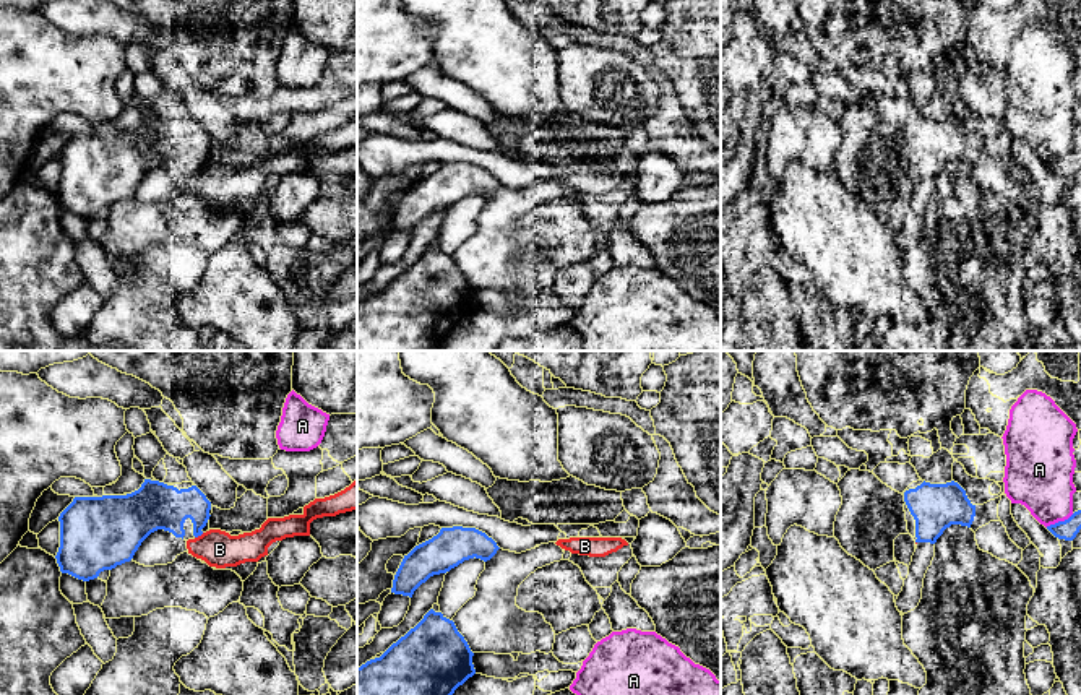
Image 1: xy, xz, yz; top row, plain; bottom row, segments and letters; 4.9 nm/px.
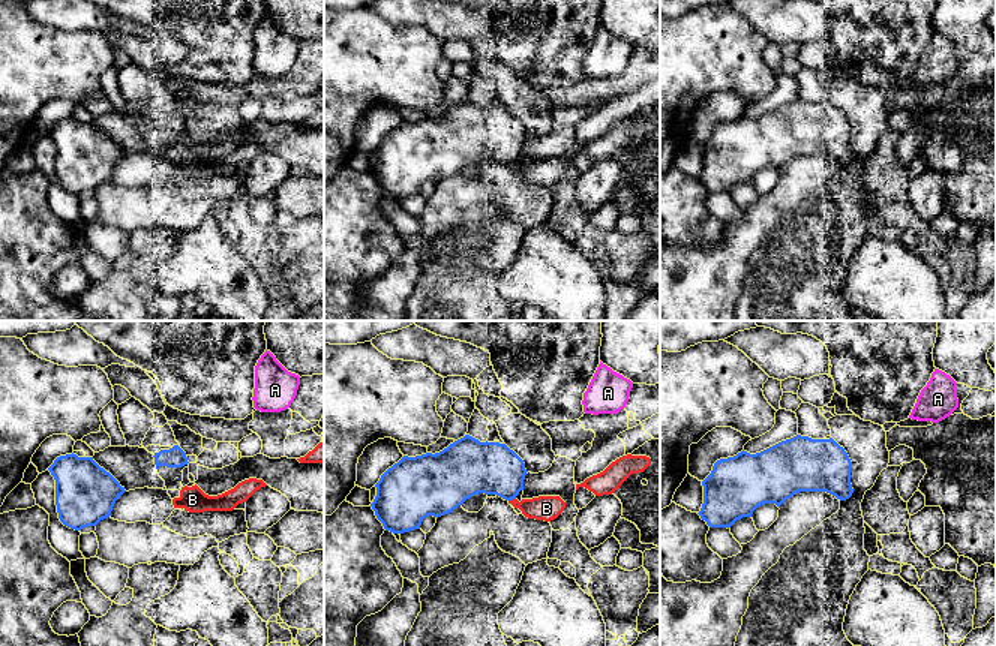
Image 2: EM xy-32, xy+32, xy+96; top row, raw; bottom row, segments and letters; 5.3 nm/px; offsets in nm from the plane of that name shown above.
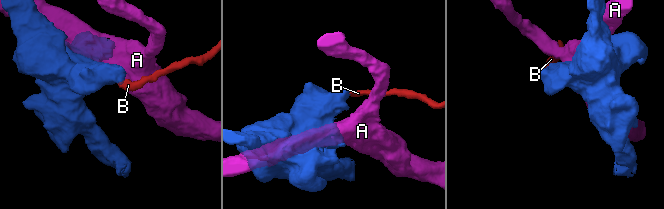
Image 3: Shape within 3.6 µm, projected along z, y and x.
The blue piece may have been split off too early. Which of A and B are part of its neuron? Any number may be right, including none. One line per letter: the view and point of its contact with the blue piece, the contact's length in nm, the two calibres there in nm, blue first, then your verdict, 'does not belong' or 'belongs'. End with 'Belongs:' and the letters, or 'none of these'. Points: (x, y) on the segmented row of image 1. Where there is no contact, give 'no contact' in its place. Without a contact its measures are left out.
A: yz (1059, 522) | 160 nm | 100/320 nm | belongs
B: xy (198, 535) | 50 nm | 220/180 nm | does not belong
Belongs: A

